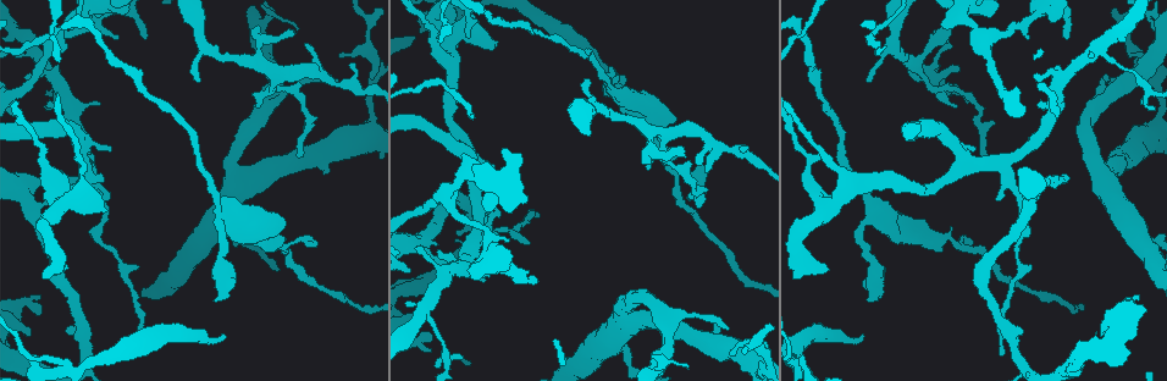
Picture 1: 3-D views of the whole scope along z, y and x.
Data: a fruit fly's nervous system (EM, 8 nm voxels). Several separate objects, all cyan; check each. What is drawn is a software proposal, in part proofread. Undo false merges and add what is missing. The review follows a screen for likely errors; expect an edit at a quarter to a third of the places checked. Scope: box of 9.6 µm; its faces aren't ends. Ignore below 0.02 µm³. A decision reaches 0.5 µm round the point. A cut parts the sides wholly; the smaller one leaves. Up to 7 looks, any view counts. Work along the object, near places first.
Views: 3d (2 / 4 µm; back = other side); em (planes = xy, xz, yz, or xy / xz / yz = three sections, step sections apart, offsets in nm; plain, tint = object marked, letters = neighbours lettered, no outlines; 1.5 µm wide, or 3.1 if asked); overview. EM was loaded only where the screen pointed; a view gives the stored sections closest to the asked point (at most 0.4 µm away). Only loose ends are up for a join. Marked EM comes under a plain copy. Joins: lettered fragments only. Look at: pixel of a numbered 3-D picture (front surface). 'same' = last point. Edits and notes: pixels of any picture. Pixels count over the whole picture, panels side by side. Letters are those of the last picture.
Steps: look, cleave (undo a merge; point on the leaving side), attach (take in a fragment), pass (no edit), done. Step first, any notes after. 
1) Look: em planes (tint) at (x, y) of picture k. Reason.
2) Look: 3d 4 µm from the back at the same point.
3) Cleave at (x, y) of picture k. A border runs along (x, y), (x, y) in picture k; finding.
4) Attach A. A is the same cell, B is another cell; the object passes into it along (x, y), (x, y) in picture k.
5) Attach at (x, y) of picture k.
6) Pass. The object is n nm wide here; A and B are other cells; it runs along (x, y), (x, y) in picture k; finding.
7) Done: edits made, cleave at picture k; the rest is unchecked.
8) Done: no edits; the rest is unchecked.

Look: 3d 2 µm at (685, 156) of picture 1. Branch stops here.

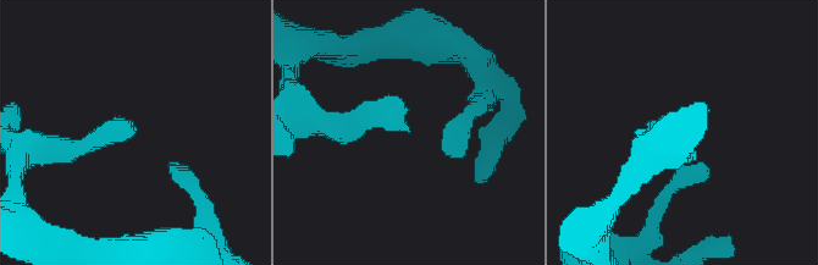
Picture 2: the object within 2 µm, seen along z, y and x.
Look: em xy step 8 (tint) at (133, 127) of picture 2. Now the EM.

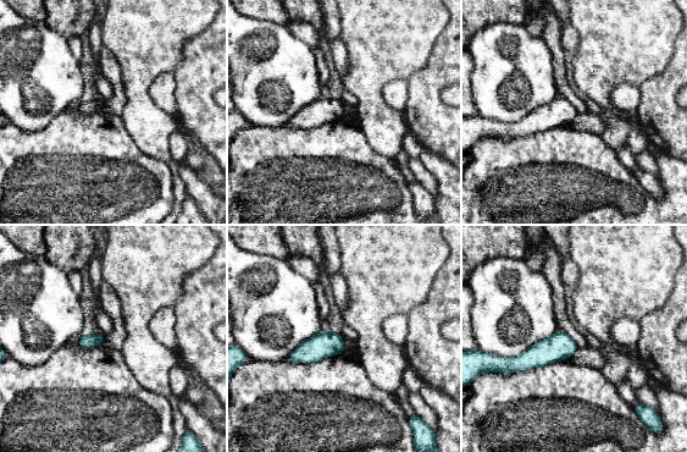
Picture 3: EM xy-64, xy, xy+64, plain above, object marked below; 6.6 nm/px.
Look: em planes (letters) at the same point.

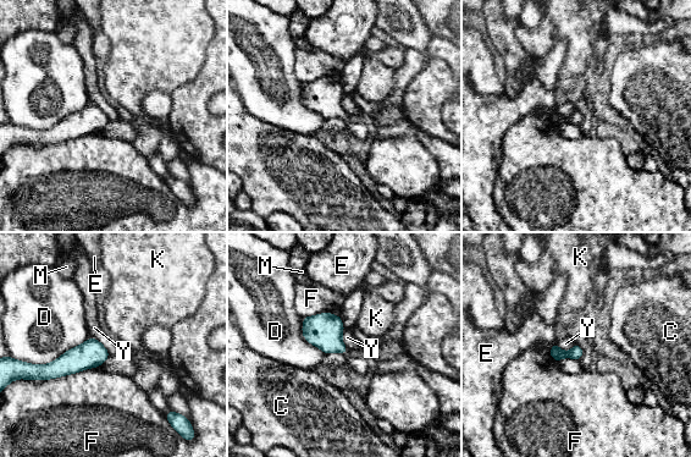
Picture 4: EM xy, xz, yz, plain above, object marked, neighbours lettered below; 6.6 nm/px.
Pass. The longest contact is with D, 460 nm; C, D, E, F, K, M and Y are other cells; a border runs along (90, 336), (97, 339), (110, 354) in picture 4; none of them fits.

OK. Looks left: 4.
Look: 3d 4 µm at (1070, 178) of picture 1. Branch stops here.

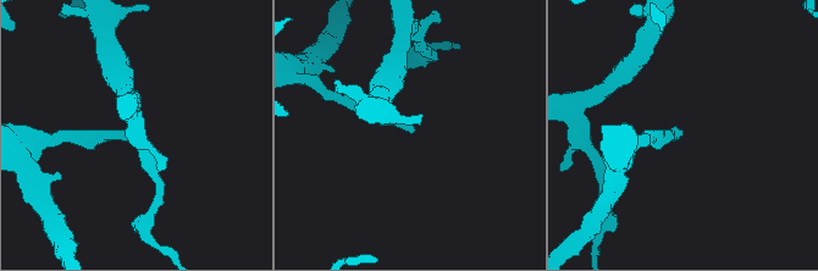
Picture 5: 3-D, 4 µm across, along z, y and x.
Look: em xy step 8 (letters) at (681, 133) of picture 5.

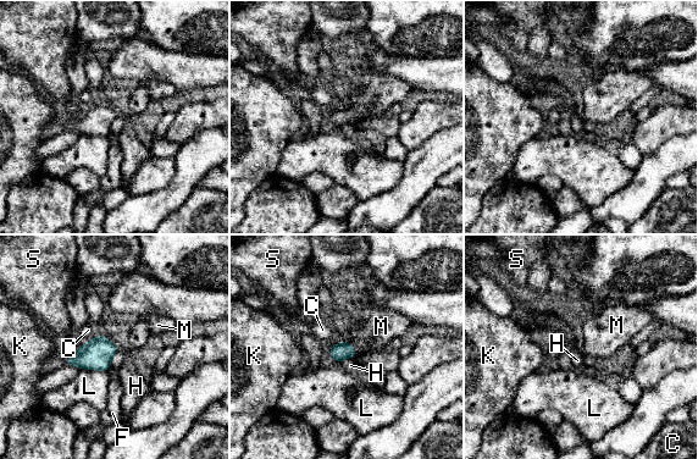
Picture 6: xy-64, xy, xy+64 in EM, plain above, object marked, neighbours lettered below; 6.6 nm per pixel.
Look: em planes (letters) at the same point.

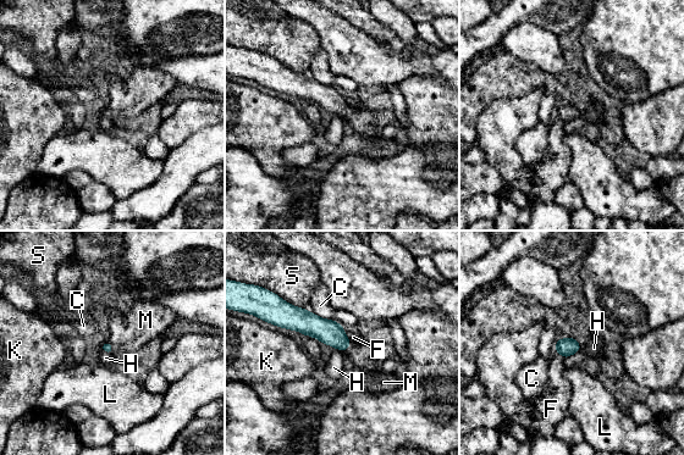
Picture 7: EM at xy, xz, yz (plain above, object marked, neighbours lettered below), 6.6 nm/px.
Attach M. M is the same cell, C, F, H, K, L and S are other cells; the object passes into it along (106, 347), (111, 347), (130, 332) in picture 7; the neuron continues.

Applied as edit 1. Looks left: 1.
Look: em planes (letters) at (862, 333) of picture 1. An open end.

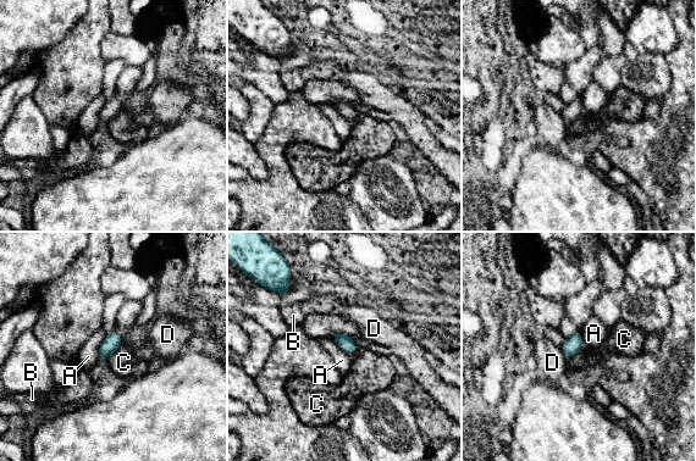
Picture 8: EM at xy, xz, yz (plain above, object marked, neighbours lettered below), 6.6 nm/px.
Pass. A, B, C and D are other cells; none of them fits.

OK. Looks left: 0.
Done: edits made, attach at picture 7; the rest is unchecked.

